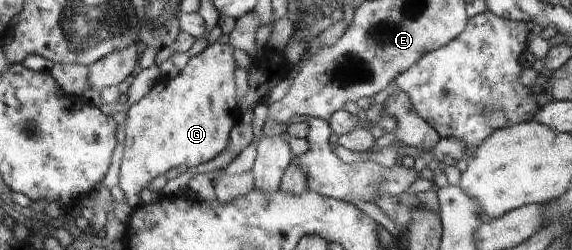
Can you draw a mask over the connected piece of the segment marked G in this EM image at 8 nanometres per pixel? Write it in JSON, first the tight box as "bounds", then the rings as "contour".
{"bounds":[121,42,236,209],"contour":[[[216,42],[208,46],[201,54],[194,57],[182,75],[178,77],[162,77],[152,92],[139,103],[128,108],[127,137],[124,158],[121,165],[121,189],[125,192],[129,205],[136,209],[144,203],[141,197],[148,185],[180,165],[187,168],[200,167],[216,159],[220,153],[226,151],[229,145],[228,131],[234,125],[234,119],[226,115],[228,101],[234,101],[234,73],[236,73],[236,59],[234,47],[228,43],[220,45]]]}

